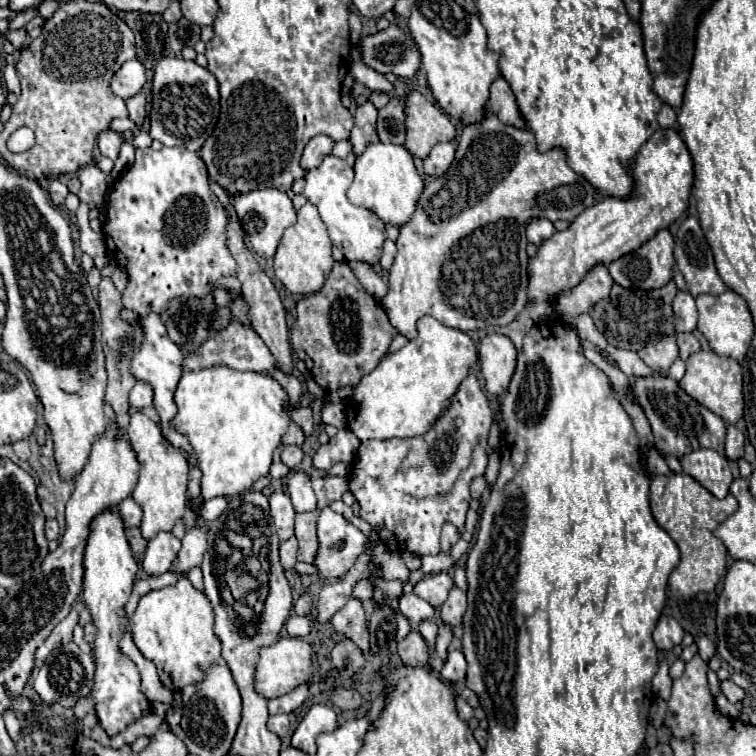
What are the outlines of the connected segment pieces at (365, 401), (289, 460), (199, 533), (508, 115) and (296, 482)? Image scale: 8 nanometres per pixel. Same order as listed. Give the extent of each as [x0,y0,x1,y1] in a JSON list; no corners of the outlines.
[[346,317,478,439],[282,445,304,469],[172,525,208,573],[488,75,526,129],[288,471,316,513]]

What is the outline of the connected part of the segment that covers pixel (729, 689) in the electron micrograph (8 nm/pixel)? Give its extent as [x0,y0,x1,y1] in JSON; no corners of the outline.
[722,679,744,703]

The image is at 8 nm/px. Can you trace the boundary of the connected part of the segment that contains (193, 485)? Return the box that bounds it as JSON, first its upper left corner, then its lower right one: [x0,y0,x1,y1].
[120,309,200,509]

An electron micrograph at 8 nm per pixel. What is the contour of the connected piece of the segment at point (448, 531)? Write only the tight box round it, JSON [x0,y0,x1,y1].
[440,523,460,551]

